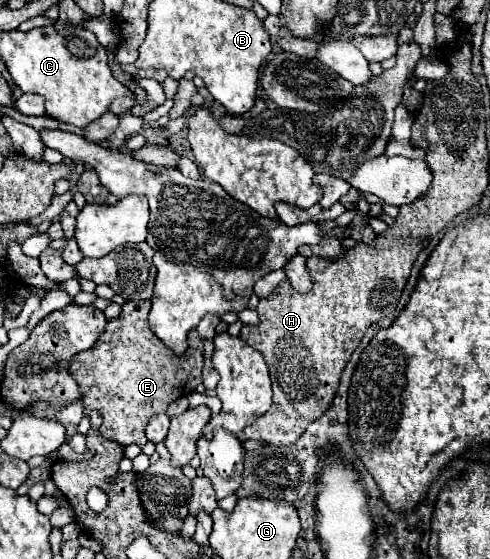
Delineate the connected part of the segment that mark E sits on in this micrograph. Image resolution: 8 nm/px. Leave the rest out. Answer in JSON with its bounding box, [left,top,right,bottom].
[70,300,204,448]

